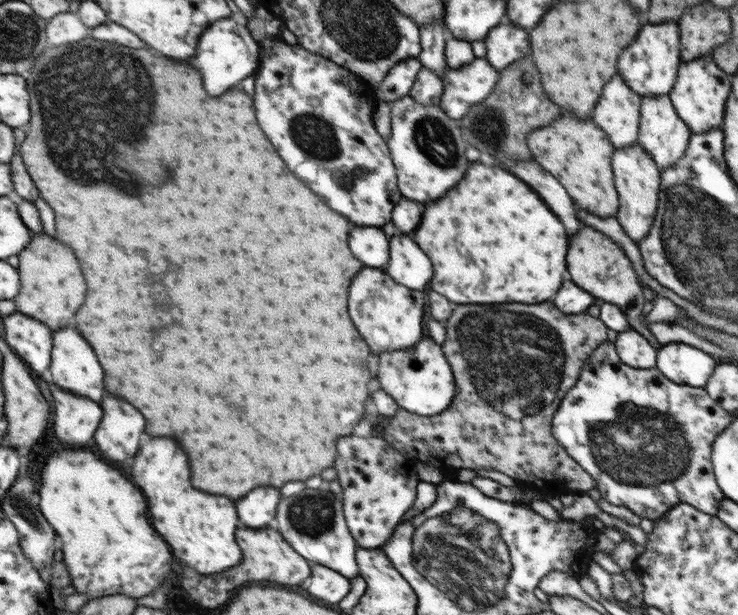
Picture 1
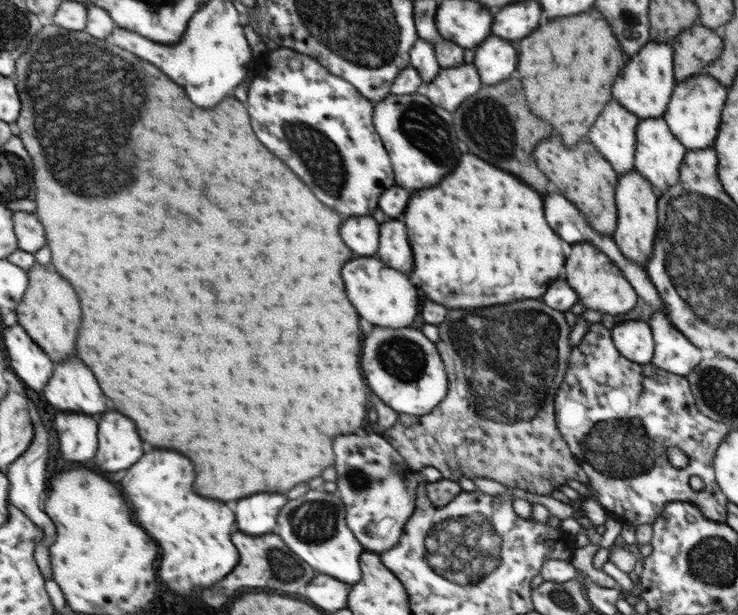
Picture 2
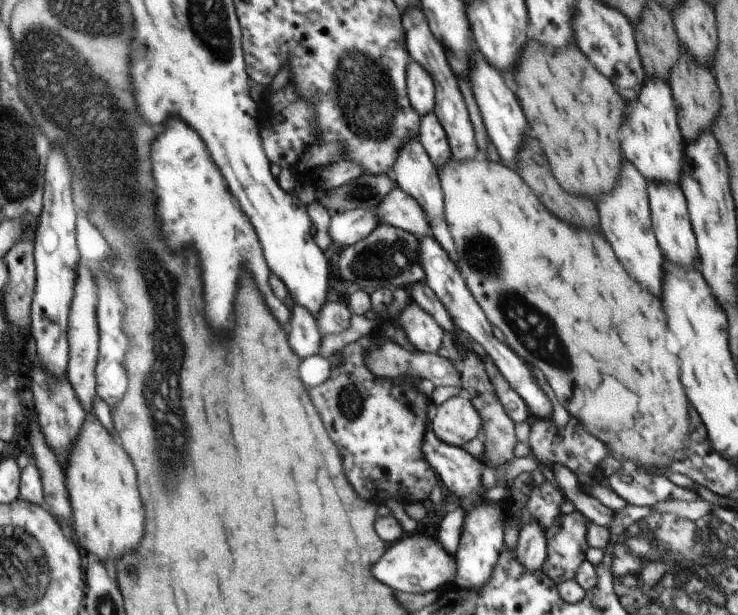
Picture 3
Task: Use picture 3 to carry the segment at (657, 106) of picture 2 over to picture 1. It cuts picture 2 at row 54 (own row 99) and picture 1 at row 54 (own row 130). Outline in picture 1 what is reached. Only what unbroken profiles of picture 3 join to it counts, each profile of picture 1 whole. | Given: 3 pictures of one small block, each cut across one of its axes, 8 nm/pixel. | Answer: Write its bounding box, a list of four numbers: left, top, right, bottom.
[620,21,682,97]

